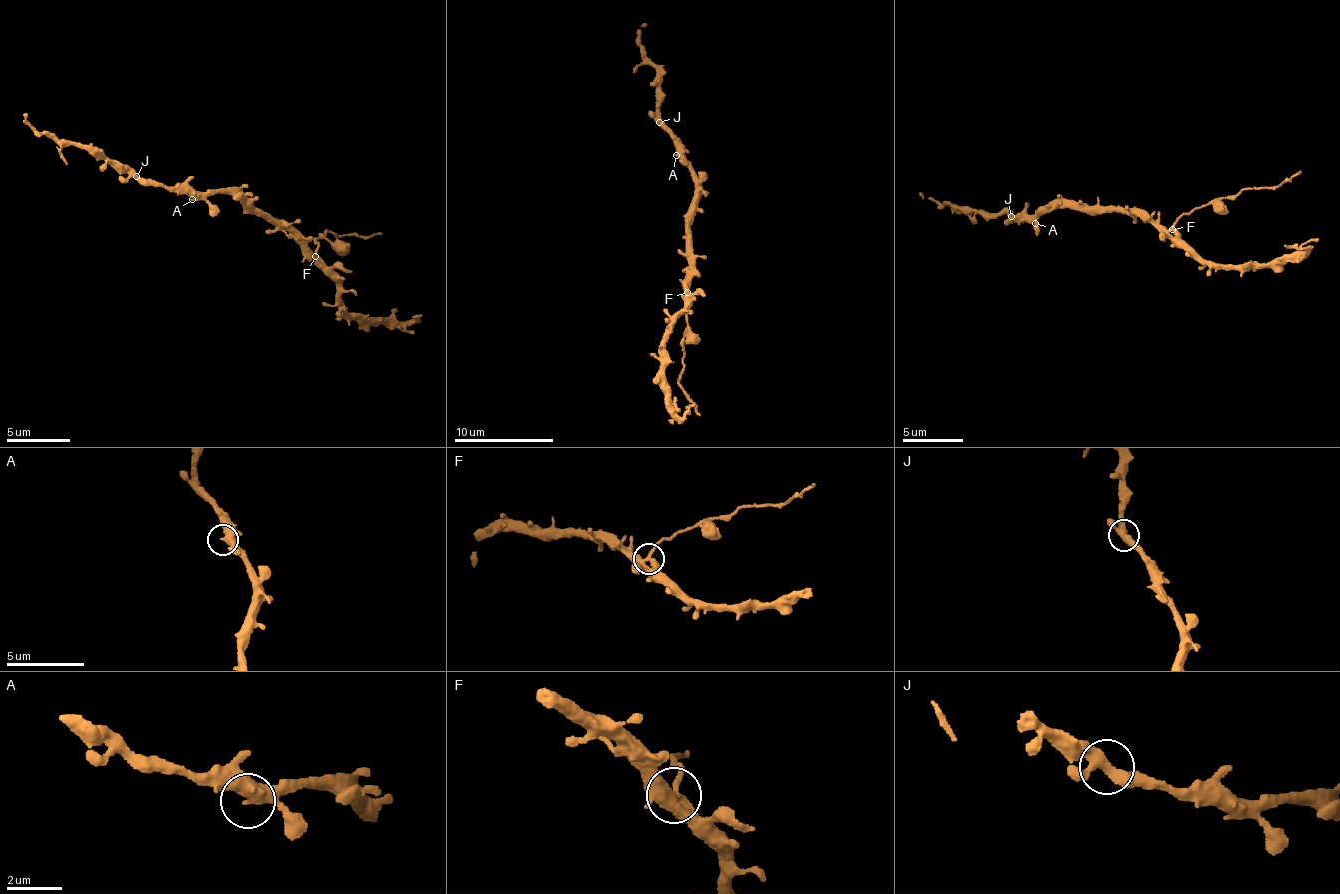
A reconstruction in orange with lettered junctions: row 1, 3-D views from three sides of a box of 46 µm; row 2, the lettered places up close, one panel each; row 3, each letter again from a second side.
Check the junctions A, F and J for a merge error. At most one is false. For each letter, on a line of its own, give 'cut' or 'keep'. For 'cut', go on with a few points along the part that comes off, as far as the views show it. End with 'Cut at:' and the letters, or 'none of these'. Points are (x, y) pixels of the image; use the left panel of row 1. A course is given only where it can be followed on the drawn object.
A: keep
F: cut; course (316, 257), (319, 249), (315, 238), (322, 240), (320, 233), (383, 232)
J: keep
Cut at: F

